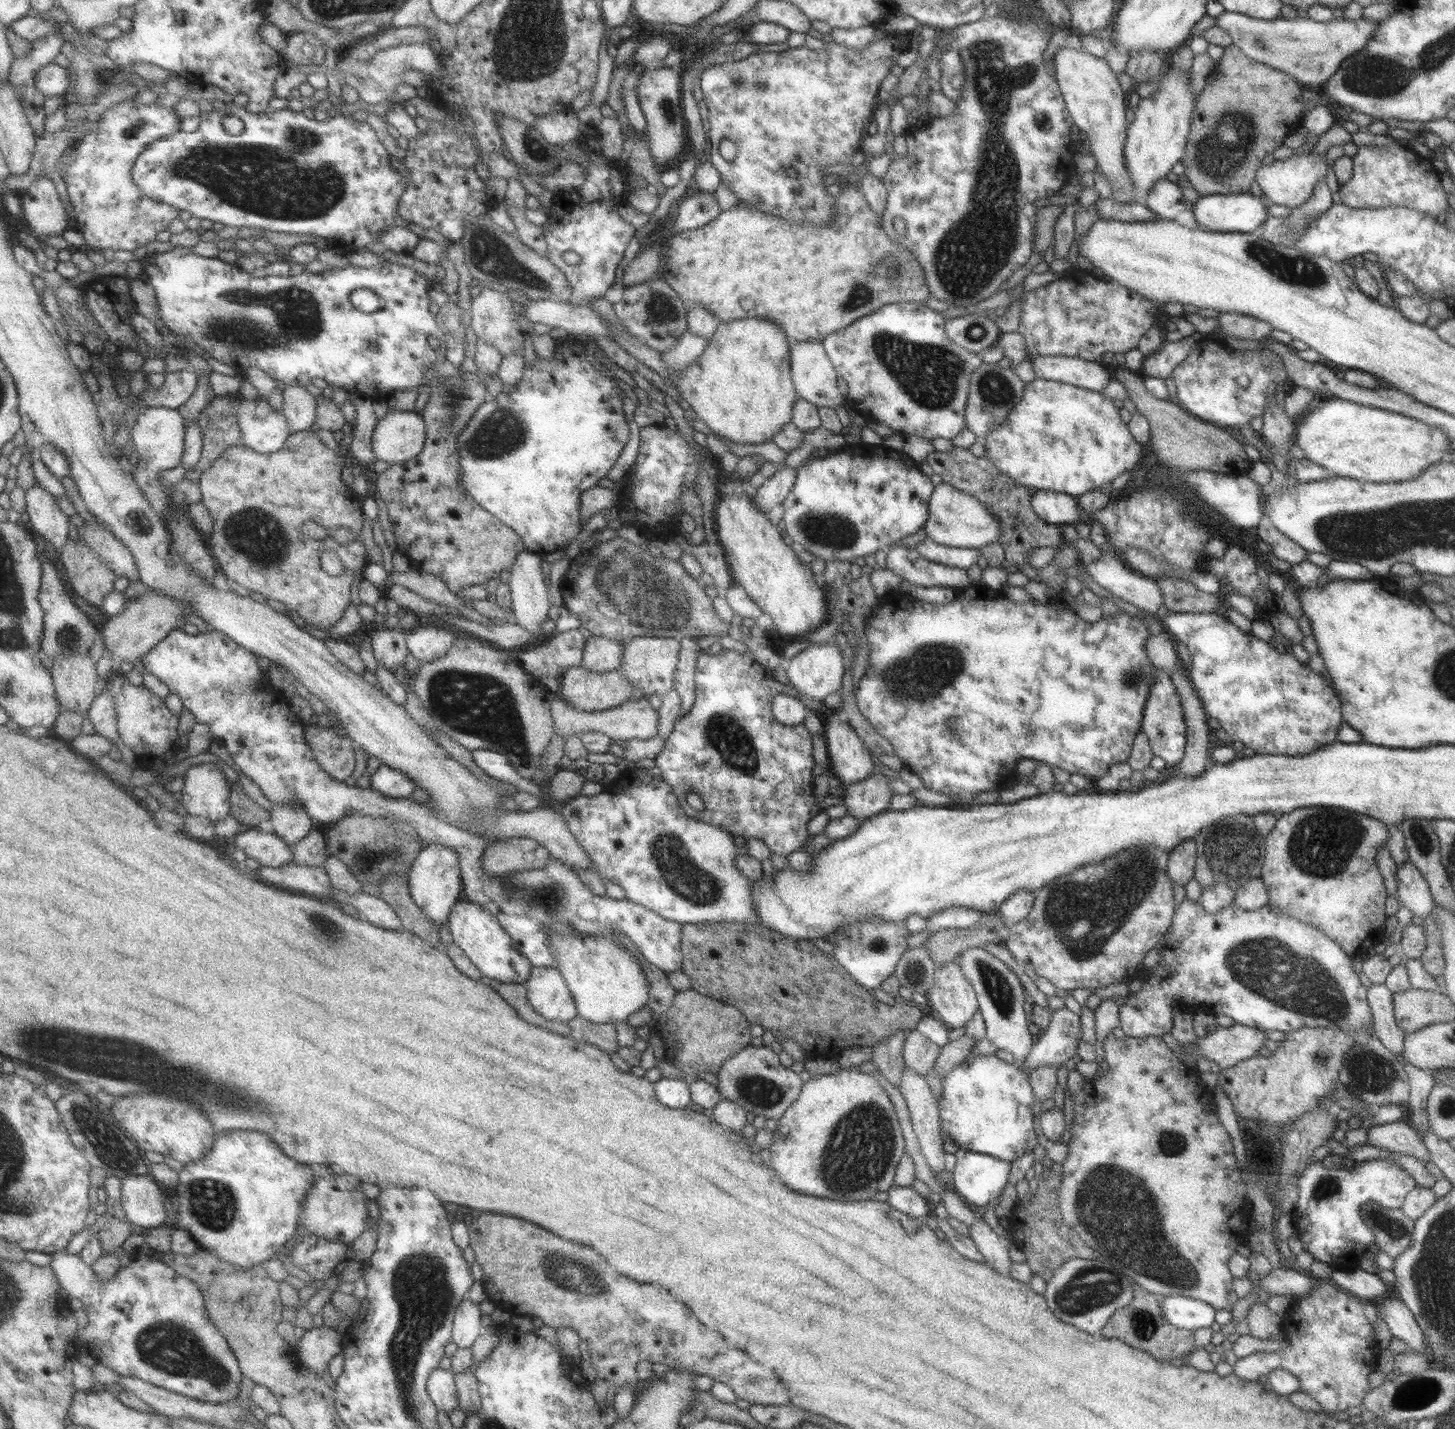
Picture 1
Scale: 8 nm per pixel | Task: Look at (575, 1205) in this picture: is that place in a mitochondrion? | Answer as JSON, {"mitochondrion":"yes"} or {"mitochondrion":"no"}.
{"mitochondrion":"no"}

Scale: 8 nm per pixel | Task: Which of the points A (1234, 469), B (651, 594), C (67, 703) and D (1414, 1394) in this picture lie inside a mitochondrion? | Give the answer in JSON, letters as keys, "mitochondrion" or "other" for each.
{"A":"other","B":"mitochondrion","C":"other","D":"mitochondrion"}

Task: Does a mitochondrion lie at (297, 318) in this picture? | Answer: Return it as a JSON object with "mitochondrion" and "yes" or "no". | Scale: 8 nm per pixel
{"mitochondrion":"yes"}

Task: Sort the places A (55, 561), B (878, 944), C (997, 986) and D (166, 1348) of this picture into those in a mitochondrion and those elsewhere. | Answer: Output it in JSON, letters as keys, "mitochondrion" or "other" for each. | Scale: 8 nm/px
{"A":"other","B":"mitochondrion","C":"mitochondrion","D":"mitochondrion"}

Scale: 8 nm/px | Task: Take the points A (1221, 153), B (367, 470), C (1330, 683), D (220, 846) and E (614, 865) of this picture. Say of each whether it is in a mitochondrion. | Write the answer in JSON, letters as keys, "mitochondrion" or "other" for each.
{"A":"mitochondrion","B":"other","C":"other","D":"other","E":"other"}

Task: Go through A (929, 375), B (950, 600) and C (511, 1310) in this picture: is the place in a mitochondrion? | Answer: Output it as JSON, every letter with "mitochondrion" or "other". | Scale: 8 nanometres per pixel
{"A":"mitochondrion","B":"other","C":"other"}

